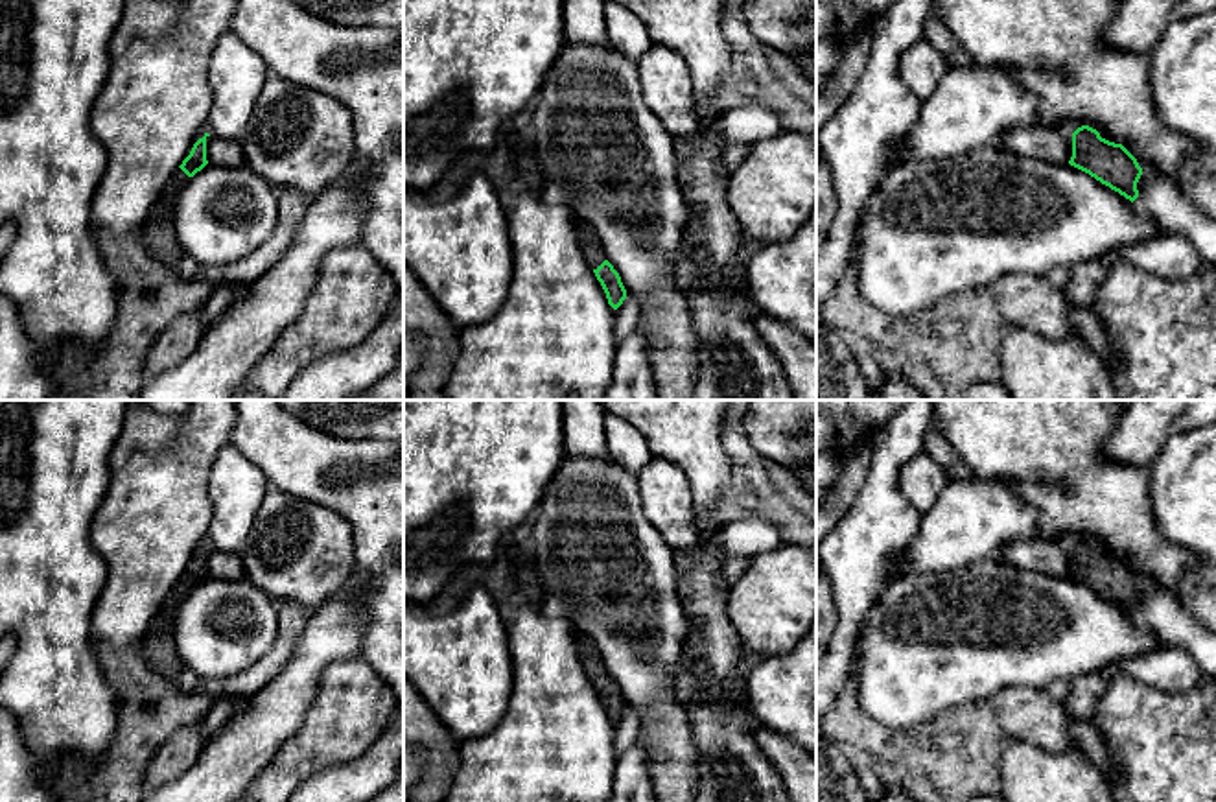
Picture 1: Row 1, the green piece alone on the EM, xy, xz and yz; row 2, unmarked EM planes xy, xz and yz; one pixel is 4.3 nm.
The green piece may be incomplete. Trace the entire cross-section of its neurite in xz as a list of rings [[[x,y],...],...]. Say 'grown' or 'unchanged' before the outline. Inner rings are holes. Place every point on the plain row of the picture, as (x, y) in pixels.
grown; [[[579,634],[579,655],[582,660],[582,666],[590,677],[590,680],[593,682],[597,693],[601,695],[608,717],[617,723],[623,714],[626,712],[626,702],[621,695],[619,686],[614,682],[614,678],[606,673],[606,667],[593,645],[593,642],[584,636]]]

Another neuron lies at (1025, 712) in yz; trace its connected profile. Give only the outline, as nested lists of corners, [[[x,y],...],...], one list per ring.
[[[1034,686],[1006,688],[986,701],[1002,734],[1050,752],[1061,752],[1076,741],[1063,701]]]

